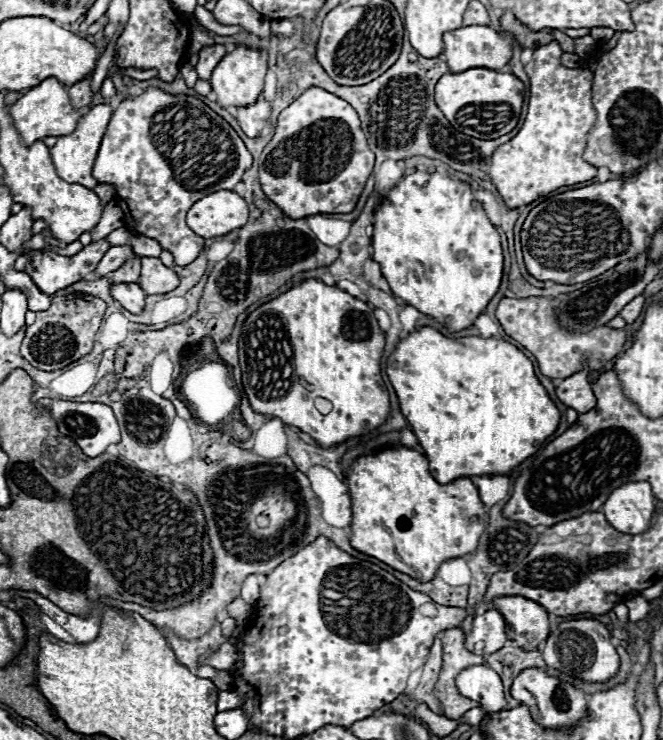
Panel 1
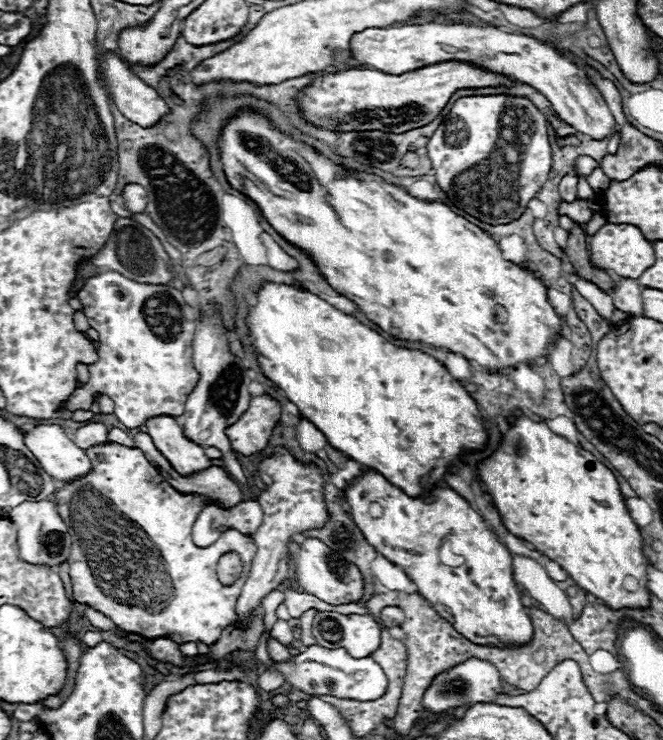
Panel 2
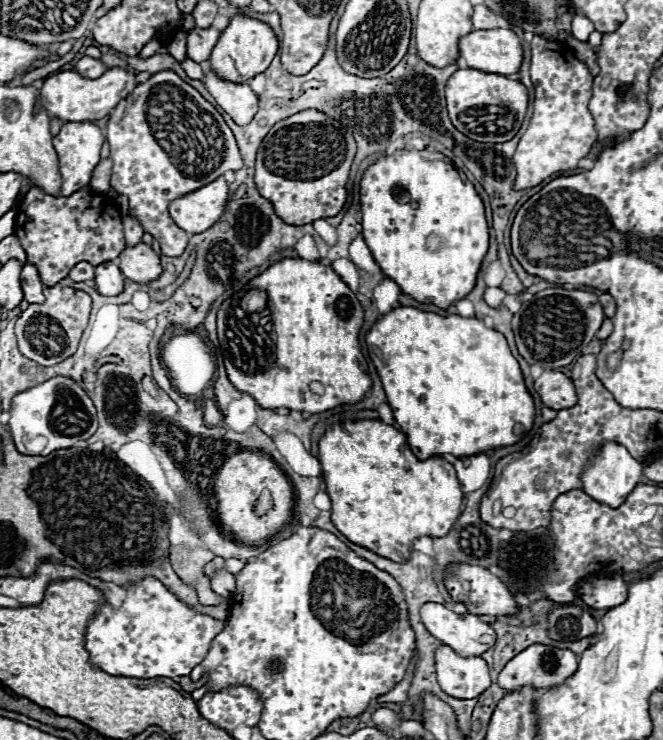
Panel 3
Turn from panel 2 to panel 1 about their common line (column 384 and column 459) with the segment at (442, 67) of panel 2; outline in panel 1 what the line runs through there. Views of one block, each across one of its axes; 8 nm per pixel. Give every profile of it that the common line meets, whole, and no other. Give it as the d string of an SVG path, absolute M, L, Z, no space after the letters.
M470 68L470 70L460 72L460 74L448 72L436 84L436 104L452 124L456 124L456 114L464 106L510 104L512 112L514 112L514 120L508 122L504 130L500 130L502 134L506 134L516 126L516 120L518 120L520 110L522 110L522 102L524 102L524 84L520 82L520 78L516 78L514 74L502 74L496 70L488 70L488 68Z

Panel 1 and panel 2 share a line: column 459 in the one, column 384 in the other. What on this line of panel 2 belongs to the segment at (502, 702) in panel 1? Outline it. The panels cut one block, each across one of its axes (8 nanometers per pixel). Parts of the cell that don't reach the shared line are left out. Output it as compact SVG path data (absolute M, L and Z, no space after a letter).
M308 646L302 654L294 656L292 664L274 664L276 670L284 674L288 682L292 682L296 688L300 688L306 694L328 694L338 698L352 698L352 700L374 700L380 698L386 692L386 676L382 668L370 658L352 658L344 648L324 648L324 646Z

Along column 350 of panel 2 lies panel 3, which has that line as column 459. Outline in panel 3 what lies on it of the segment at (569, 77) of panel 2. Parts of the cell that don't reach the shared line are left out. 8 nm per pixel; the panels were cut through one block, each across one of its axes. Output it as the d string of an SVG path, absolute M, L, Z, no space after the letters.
M472 30L458 42L460 58L468 68L486 74L514 74L522 64L522 46L514 30Z

